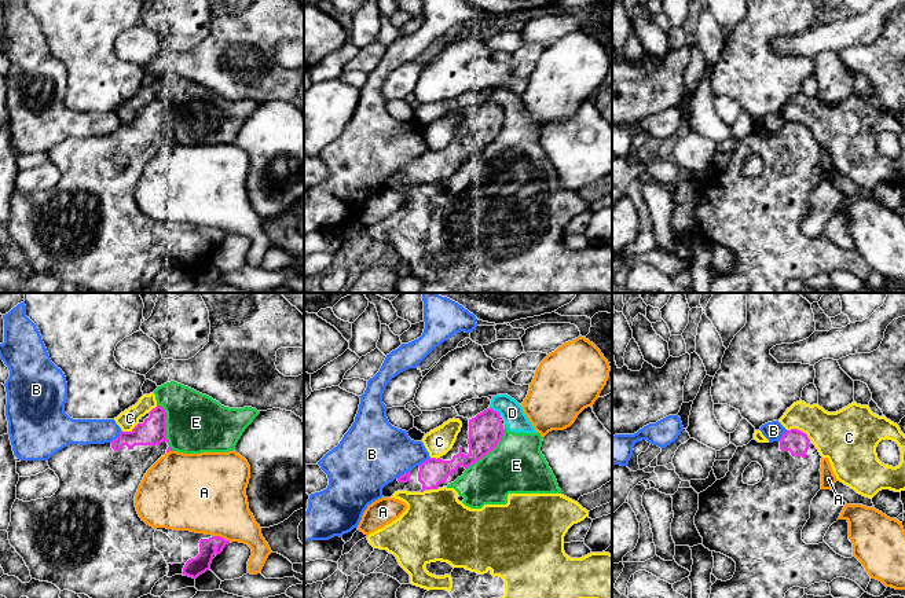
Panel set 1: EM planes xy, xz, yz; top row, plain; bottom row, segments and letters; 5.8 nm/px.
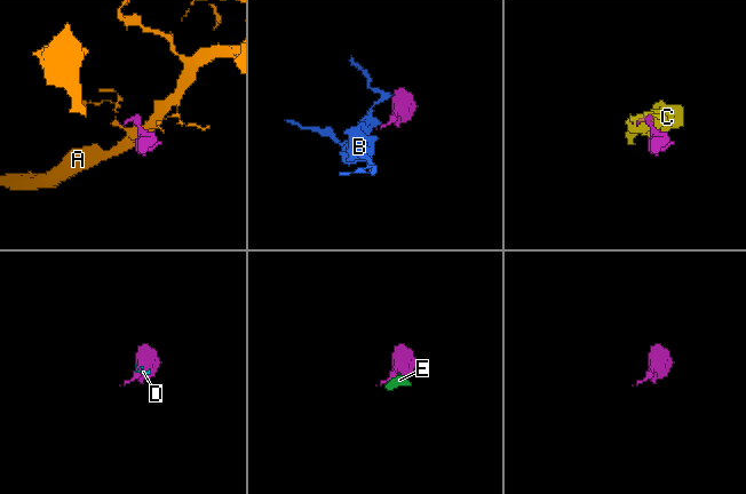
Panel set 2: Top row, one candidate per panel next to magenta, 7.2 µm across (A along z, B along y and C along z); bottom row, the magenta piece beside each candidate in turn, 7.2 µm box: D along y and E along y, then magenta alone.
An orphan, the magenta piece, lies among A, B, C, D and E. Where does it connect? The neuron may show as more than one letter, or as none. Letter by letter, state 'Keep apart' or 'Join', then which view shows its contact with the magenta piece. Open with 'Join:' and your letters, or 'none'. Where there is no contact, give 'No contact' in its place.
Join: none
A: Keep apart. Touches magenta in xy
B: Keep apart. Touches magenta in xy
C: Keep apart. Touches magenta in yz
D: Keep apart. Touches magenta in xz
E: Keep apart. Touches magenta in xz

